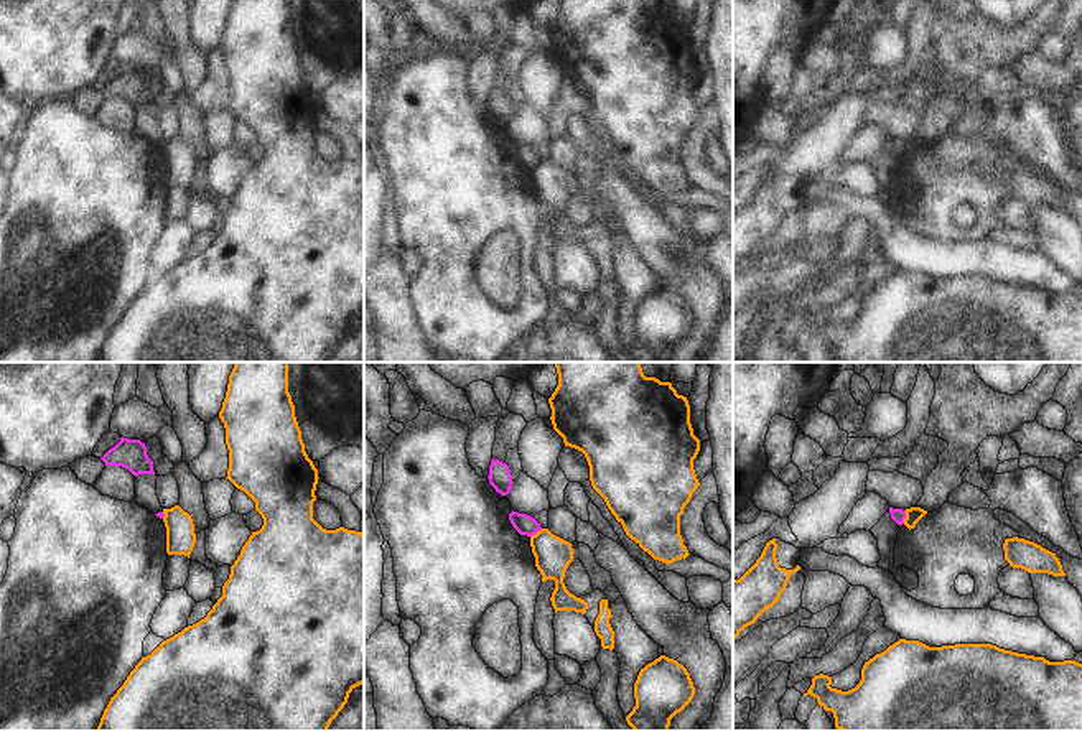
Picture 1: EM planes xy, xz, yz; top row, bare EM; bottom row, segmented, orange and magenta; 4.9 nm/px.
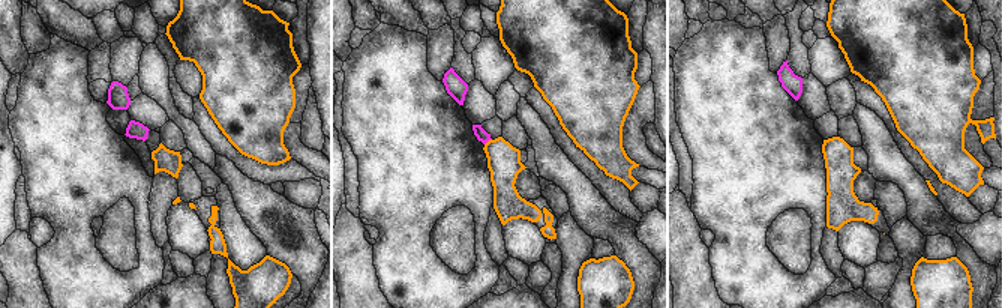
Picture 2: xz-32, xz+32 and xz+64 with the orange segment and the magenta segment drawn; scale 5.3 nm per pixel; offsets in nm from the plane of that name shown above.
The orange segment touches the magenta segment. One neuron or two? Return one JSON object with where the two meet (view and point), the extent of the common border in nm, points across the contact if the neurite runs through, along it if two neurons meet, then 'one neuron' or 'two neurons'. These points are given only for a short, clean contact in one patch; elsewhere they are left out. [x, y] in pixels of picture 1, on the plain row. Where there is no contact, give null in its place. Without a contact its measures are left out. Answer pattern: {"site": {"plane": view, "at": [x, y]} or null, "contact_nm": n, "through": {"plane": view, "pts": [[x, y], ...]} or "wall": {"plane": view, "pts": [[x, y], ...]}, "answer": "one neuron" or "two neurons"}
{"site": {"plane": "yz", "at": [906, 148]}, "contact_nm": 70, "wall": {"plane": "yz", "pts": [[904, 142], [901, 153]]}, "answer": "two neurons"}

